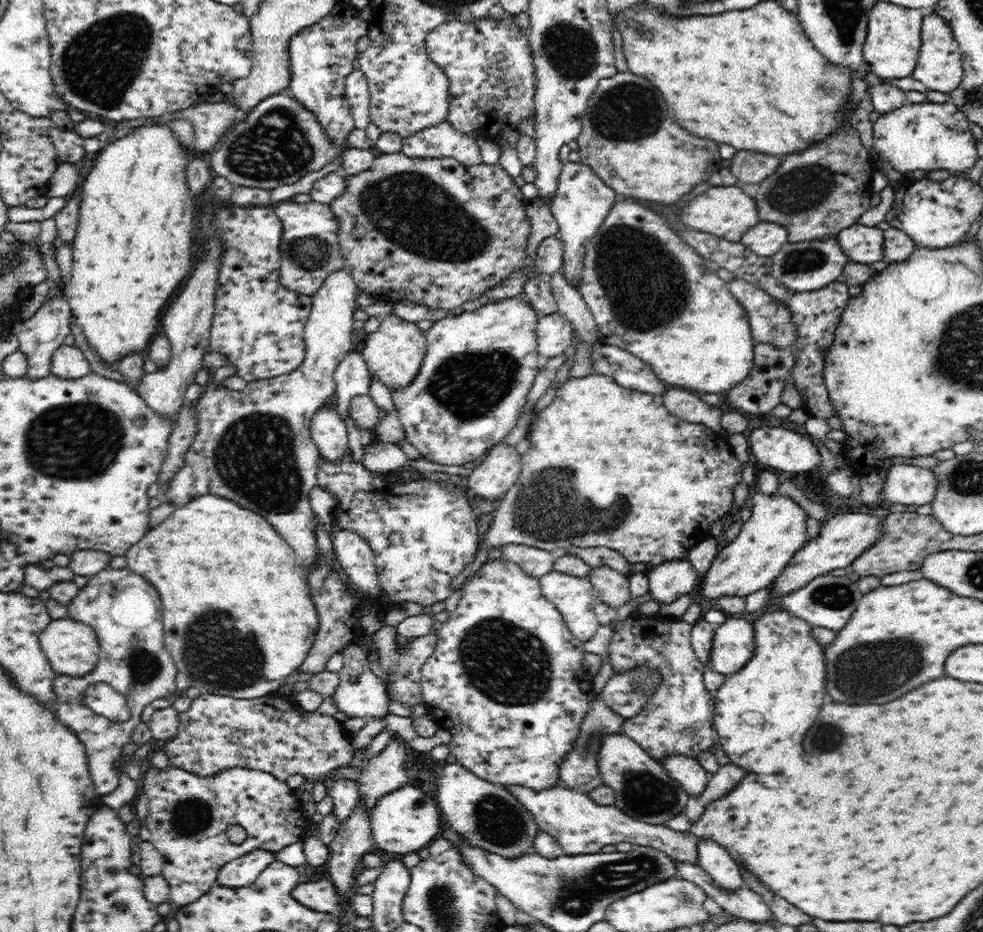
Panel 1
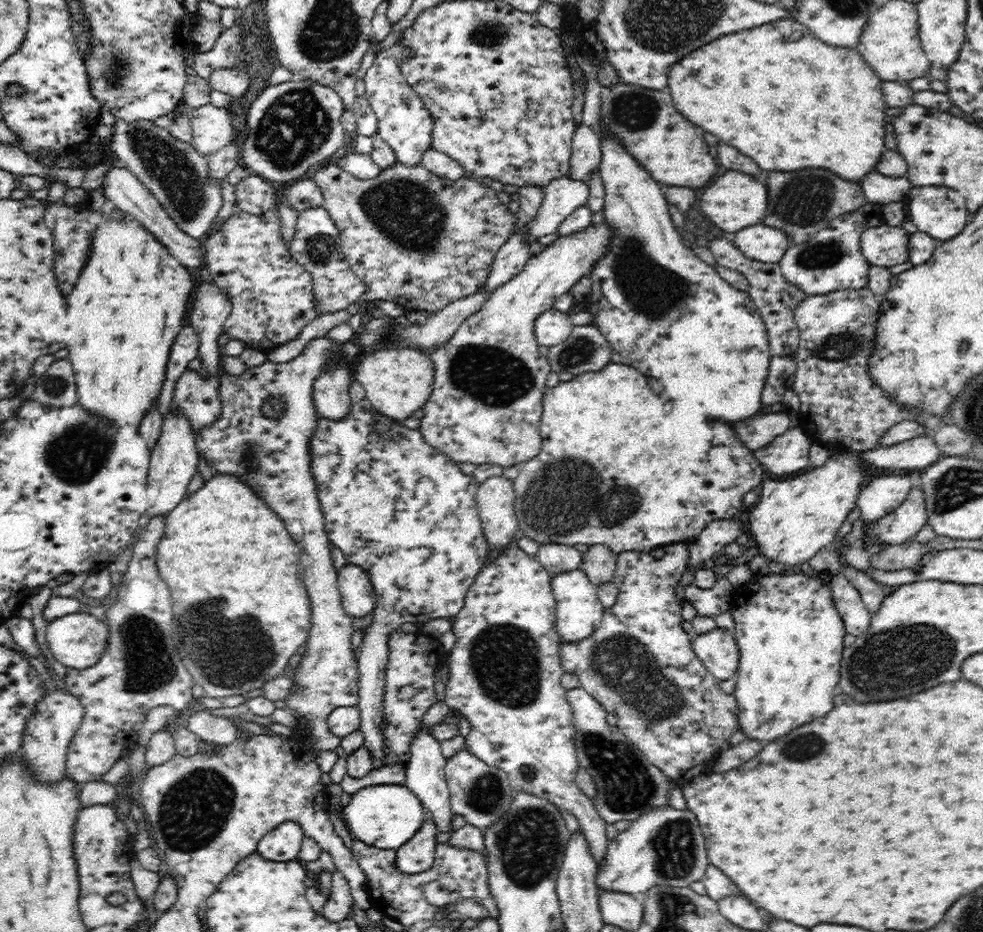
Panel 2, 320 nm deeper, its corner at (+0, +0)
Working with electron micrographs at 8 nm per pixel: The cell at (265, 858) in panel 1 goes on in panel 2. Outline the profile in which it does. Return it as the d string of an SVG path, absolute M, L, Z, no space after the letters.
M286 820L260 839L256 851L266 860L296 861L305 836L296 820Z

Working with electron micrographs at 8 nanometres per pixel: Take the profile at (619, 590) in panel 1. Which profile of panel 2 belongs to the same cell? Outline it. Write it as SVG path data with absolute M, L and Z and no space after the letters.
M590 544L583 554L580 566L595 584L611 582L614 578L617 556L605 544Z

